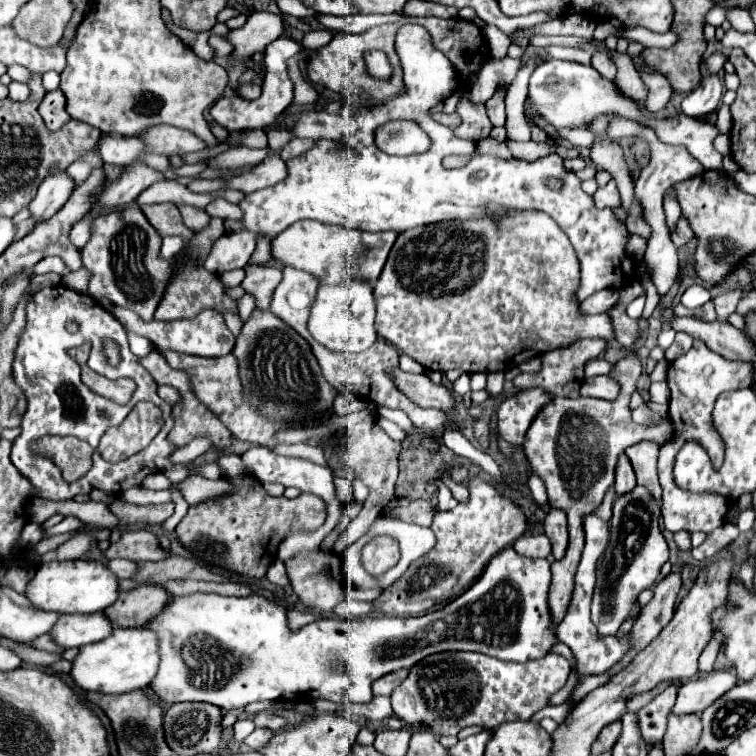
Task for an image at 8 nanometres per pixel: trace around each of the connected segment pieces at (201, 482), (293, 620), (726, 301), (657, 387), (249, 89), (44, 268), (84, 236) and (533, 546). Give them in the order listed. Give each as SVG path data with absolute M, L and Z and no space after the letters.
M198 474L188 476L184 482L174 484L172 488L176 488L176 490L182 494L182 498L184 498L190 506L232 492L230 484L224 484L222 478L218 478L218 480L210 480L210 478L198 476Z
M290 610L290 612L288 612L288 628L290 628L290 630L298 630L298 628L306 626L308 622L318 620L318 618L320 618L320 616L312 614L312 612L308 612L308 610Z
M732 290L728 294L718 294L714 298L718 322L728 322L728 316L736 312L736 304L740 302L740 298L742 298L742 292L740 290Z
M666 381L651 383L649 390L651 393L651 403L653 403L653 405L648 406L660 416L662 416L663 413L667 413L669 408L670 390Z
M246 82L246 84L240 84L236 88L236 94L242 96L242 98L258 98L260 96L260 86L252 84L252 82Z
M54 256L42 258L36 266L34 266L34 274L48 274L48 272L56 272L56 274L66 274L66 264Z
M82 218L80 222L76 222L70 230L70 242L80 250L88 240L90 240L90 222L92 218Z
M545 534L523 535L514 542L513 548L523 556L546 558L551 553L552 545Z

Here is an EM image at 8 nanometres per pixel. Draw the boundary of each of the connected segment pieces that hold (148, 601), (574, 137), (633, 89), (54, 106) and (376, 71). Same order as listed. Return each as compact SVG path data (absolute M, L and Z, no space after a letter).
M142 584L126 592L120 590L118 602L110 604L110 608L104 610L104 616L110 616L114 626L138 628L154 618L170 600L172 596L162 586Z
M576 128L576 130L556 130L556 136L562 138L562 140L568 140L572 142L574 146L592 146L592 142L596 140L598 134L590 134L588 130L582 130L582 128Z
M608 48L603 53L607 54L612 62L618 66L618 74L616 74L614 80L616 80L616 86L622 90L622 94L642 104L646 100L648 88L642 82L640 74L636 72L636 68L632 64L632 58L628 54L617 54Z
M54 90L44 96L44 100L40 104L40 114L50 130L60 130L70 120L70 116L66 112L66 98L64 98L62 90Z
M368 52L366 54L366 66L368 66L368 72L374 78L384 78L386 80L392 74L390 62L388 62L386 54L382 54L382 52Z

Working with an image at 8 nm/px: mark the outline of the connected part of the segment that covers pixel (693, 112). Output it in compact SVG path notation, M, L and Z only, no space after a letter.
M720 76L702 78L702 84L682 100L682 110L686 116L704 118L718 108L722 94L724 94L724 86Z

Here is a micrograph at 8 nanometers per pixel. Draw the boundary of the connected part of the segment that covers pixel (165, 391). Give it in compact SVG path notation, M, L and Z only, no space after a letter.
M158 386L158 394L160 394L170 406L174 406L174 404L180 402L180 392L178 392L176 388L172 388L172 386Z

